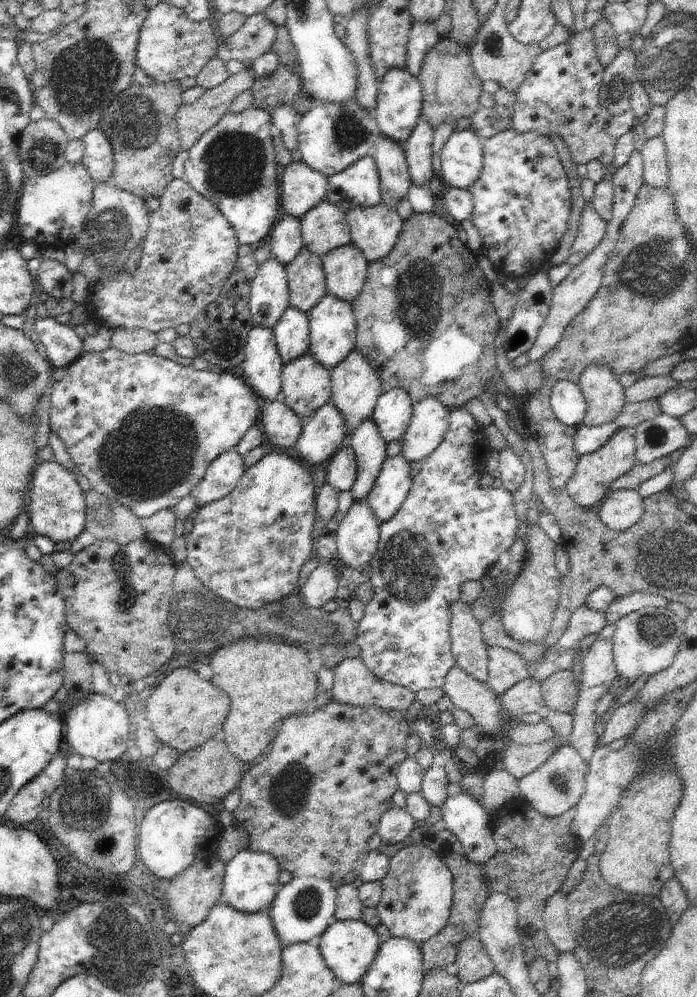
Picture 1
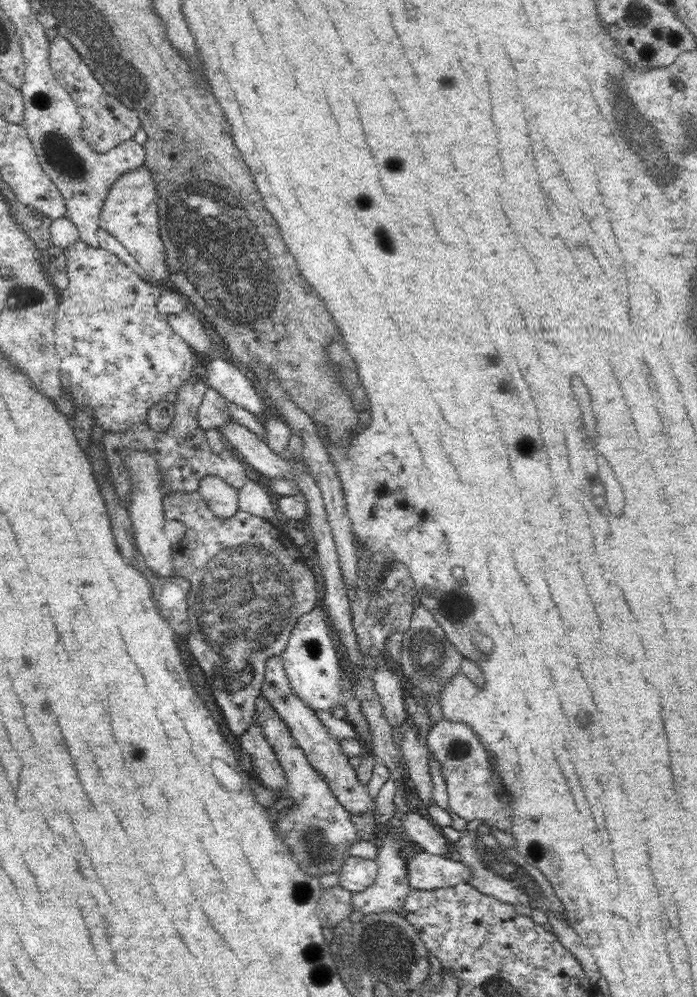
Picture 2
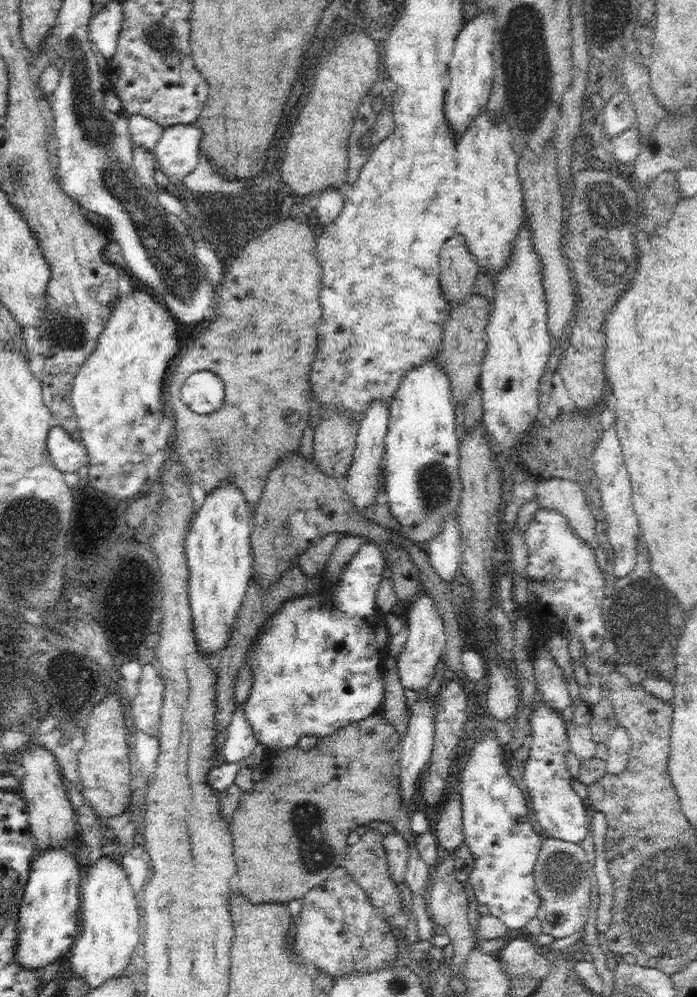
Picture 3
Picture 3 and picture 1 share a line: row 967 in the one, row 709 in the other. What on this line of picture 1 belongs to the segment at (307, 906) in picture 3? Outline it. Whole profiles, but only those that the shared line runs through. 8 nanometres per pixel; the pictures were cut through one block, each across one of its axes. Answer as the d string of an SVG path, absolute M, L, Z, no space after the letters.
M333 700L330 704L316 709L310 716L306 713L289 716L278 727L279 730L268 754L257 760L250 767L245 767L239 784L240 803L235 811L234 820L248 833L249 842L247 849L252 850L252 852L271 854L278 861L280 870L291 872L294 878L305 876L302 874L306 874L306 872L310 872L310 874L316 872L316 864L318 876L320 864L326 862L326 872L328 874L324 878L328 878L332 888L337 889L347 884L353 884L361 873L361 868L366 856L368 856L368 852L371 851L368 844L370 838L378 832L382 816L393 807L392 795L399 789L397 774L399 773L400 765L407 757L406 740L412 734L411 726L408 725L408 720L397 710L382 710L378 706L356 706L354 708L354 706L340 704L340 702Z

